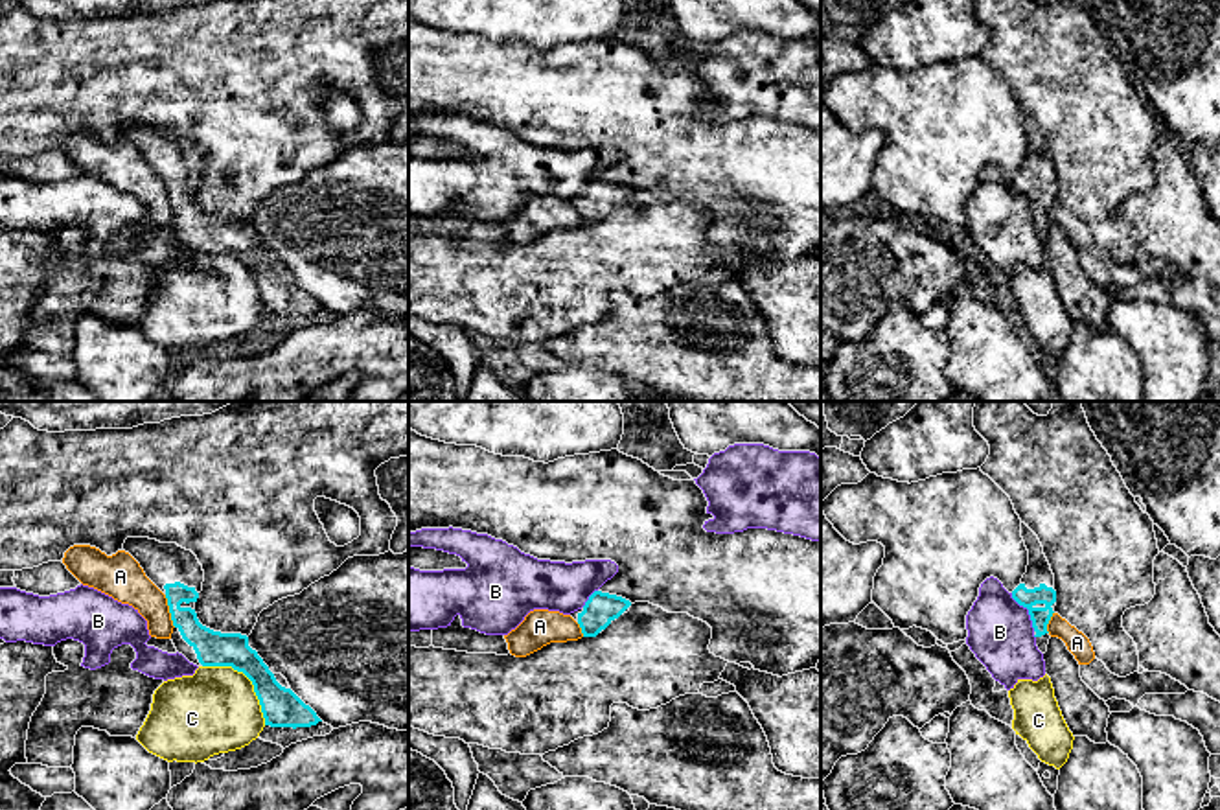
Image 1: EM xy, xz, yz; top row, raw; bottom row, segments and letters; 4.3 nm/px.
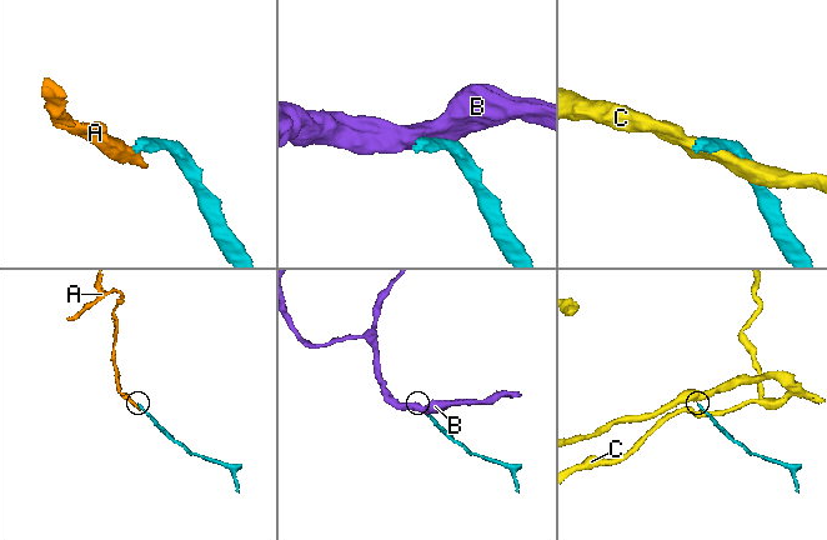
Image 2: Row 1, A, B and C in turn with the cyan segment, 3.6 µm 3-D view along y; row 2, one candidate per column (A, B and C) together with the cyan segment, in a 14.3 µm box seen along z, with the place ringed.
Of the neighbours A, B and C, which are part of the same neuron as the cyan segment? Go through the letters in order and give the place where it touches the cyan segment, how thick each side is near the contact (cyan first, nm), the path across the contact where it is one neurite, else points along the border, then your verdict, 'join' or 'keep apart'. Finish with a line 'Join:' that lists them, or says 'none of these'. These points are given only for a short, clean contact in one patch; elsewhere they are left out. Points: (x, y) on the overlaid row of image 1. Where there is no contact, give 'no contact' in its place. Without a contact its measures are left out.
A: xy (170, 612) | 160/180 nm | along xy (164, 595), (175, 626) | keep apart
B: yz (1029, 612) | 90/280 nm | keep apart
C: xy (249, 678) | 170/380 nm | keep apart
Join: none of these

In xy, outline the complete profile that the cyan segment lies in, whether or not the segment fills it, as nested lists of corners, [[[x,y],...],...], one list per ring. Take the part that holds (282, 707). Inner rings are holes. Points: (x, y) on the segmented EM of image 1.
[[[127,538],[123,550],[166,595],[175,626],[171,641],[178,654],[197,666],[232,666],[243,672],[254,685],[265,725],[296,729],[322,722],[282,674],[269,670],[248,646],[247,635],[213,631],[199,622],[193,608],[202,591],[204,571],[191,550],[149,538]]]

